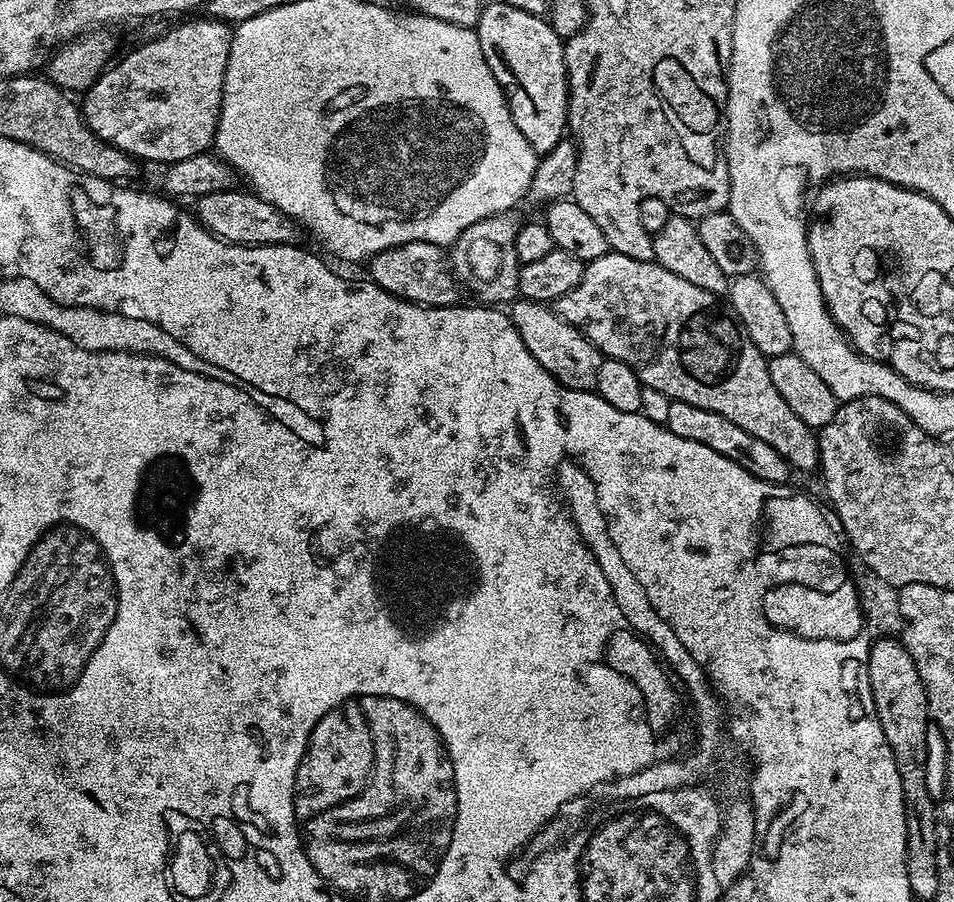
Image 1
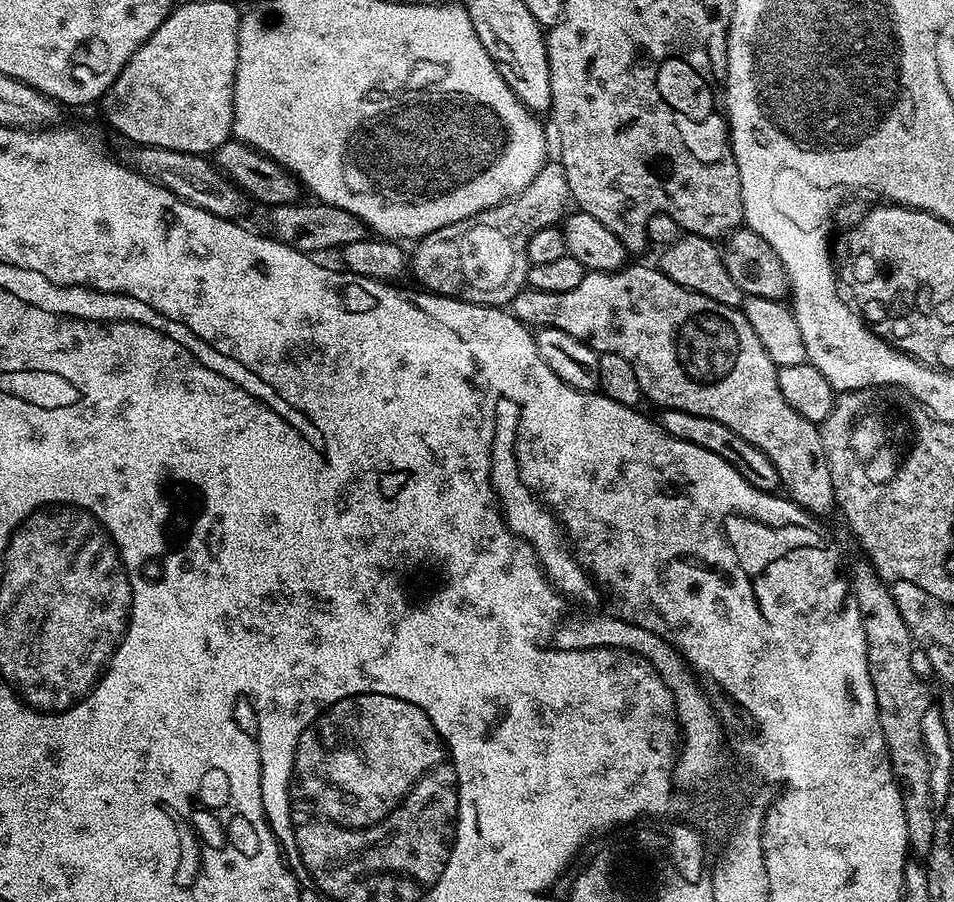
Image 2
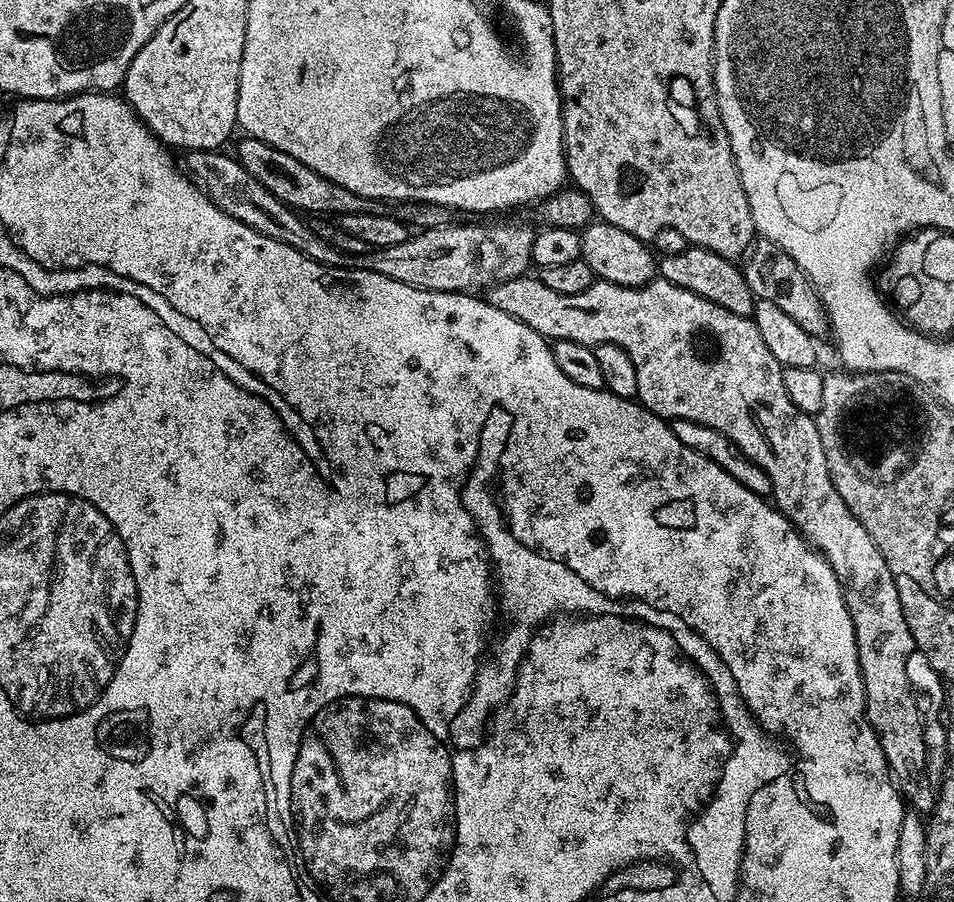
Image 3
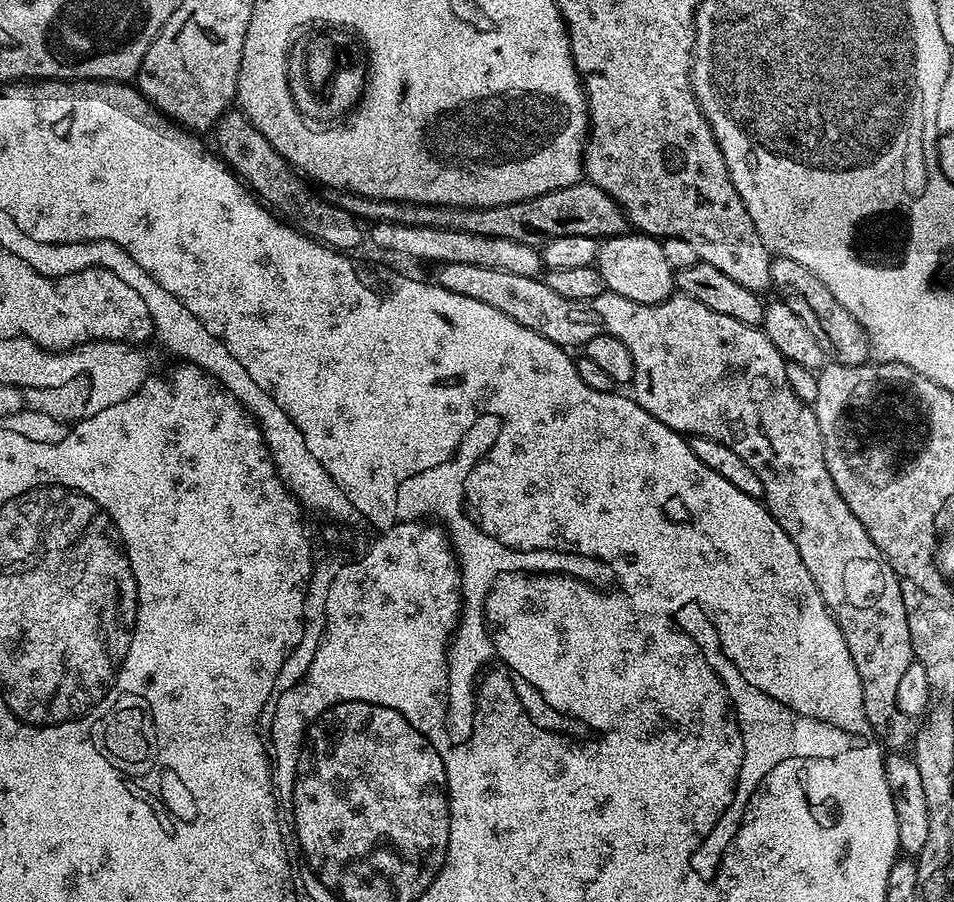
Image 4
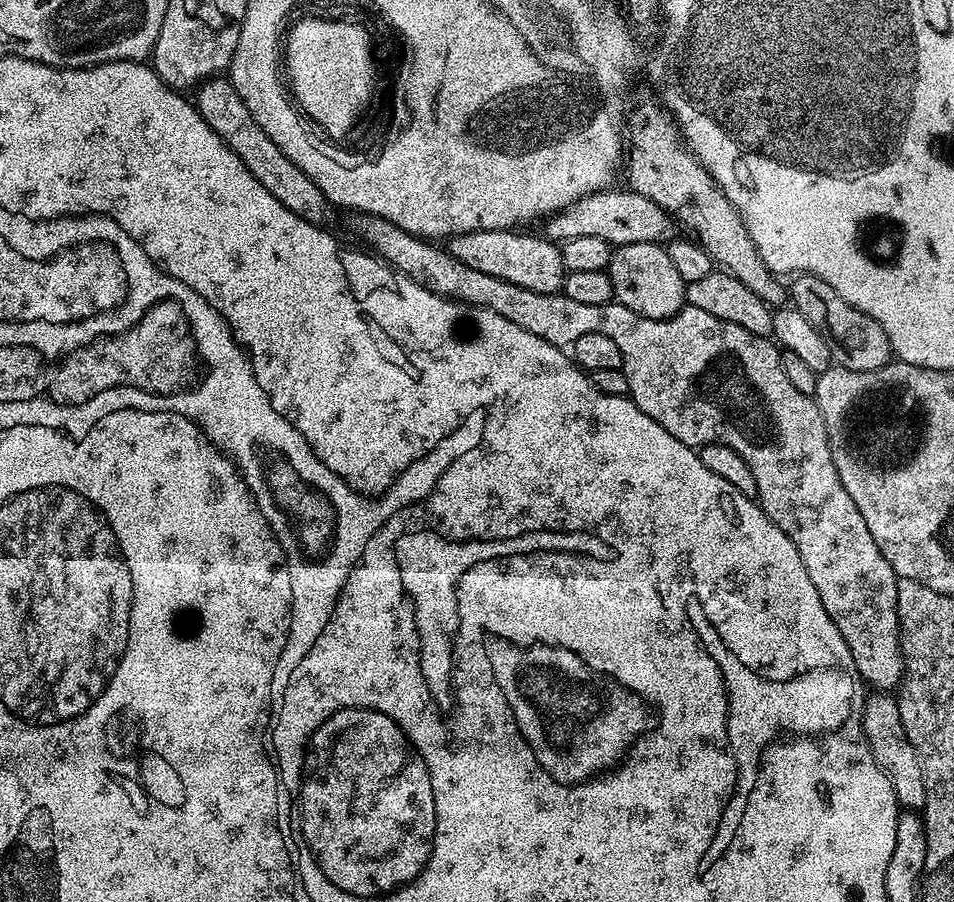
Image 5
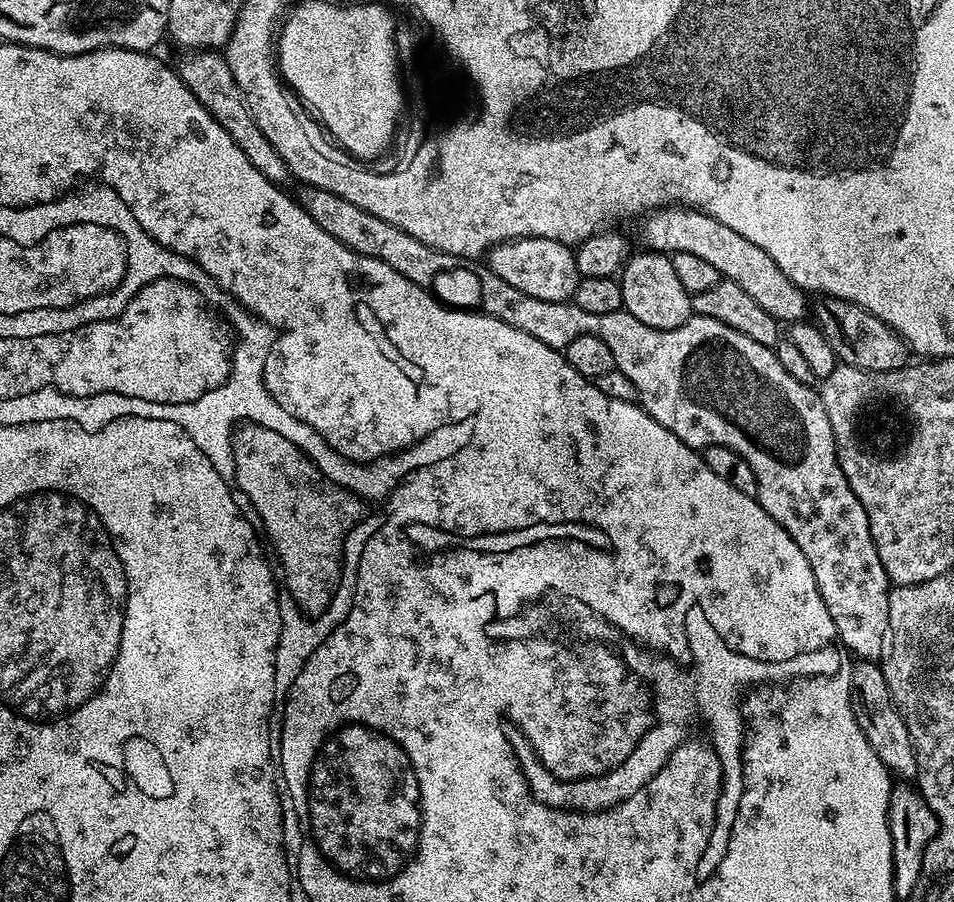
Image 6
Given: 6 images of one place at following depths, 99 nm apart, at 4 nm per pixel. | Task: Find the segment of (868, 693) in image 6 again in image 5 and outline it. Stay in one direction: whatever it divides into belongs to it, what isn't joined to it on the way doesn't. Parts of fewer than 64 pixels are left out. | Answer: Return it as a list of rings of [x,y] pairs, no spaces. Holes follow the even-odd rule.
[[[890,694],[865,695],[862,705],[862,731],[870,746],[870,754],[874,754],[874,762],[890,778],[890,786],[894,786],[896,803],[904,810],[923,809],[926,802],[926,778],[922,778],[922,762],[918,762],[918,754],[902,726],[900,706],[897,699]]]

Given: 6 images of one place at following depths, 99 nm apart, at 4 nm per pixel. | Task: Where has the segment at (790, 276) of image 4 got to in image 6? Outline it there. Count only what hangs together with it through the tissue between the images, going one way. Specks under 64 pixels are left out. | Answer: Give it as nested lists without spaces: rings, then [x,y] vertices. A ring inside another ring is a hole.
[[[821,295],[816,304],[815,323],[826,334],[826,342],[836,348],[843,363],[867,372],[889,372],[905,367],[910,360],[908,341],[886,322],[870,314],[854,302],[839,300],[837,296]]]

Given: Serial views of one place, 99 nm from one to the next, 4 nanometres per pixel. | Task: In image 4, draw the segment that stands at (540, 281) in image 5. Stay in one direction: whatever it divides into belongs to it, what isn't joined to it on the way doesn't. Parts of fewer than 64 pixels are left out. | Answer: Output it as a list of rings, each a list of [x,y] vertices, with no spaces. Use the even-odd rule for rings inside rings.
[[[385,220],[373,223],[370,244],[384,252],[397,252],[412,260],[430,260],[434,266],[466,262],[470,266],[486,266],[507,270],[509,274],[539,277],[542,272],[542,252],[537,245],[510,242],[510,238],[490,238],[482,234],[466,234],[462,230],[442,230],[434,226],[402,226]]]

